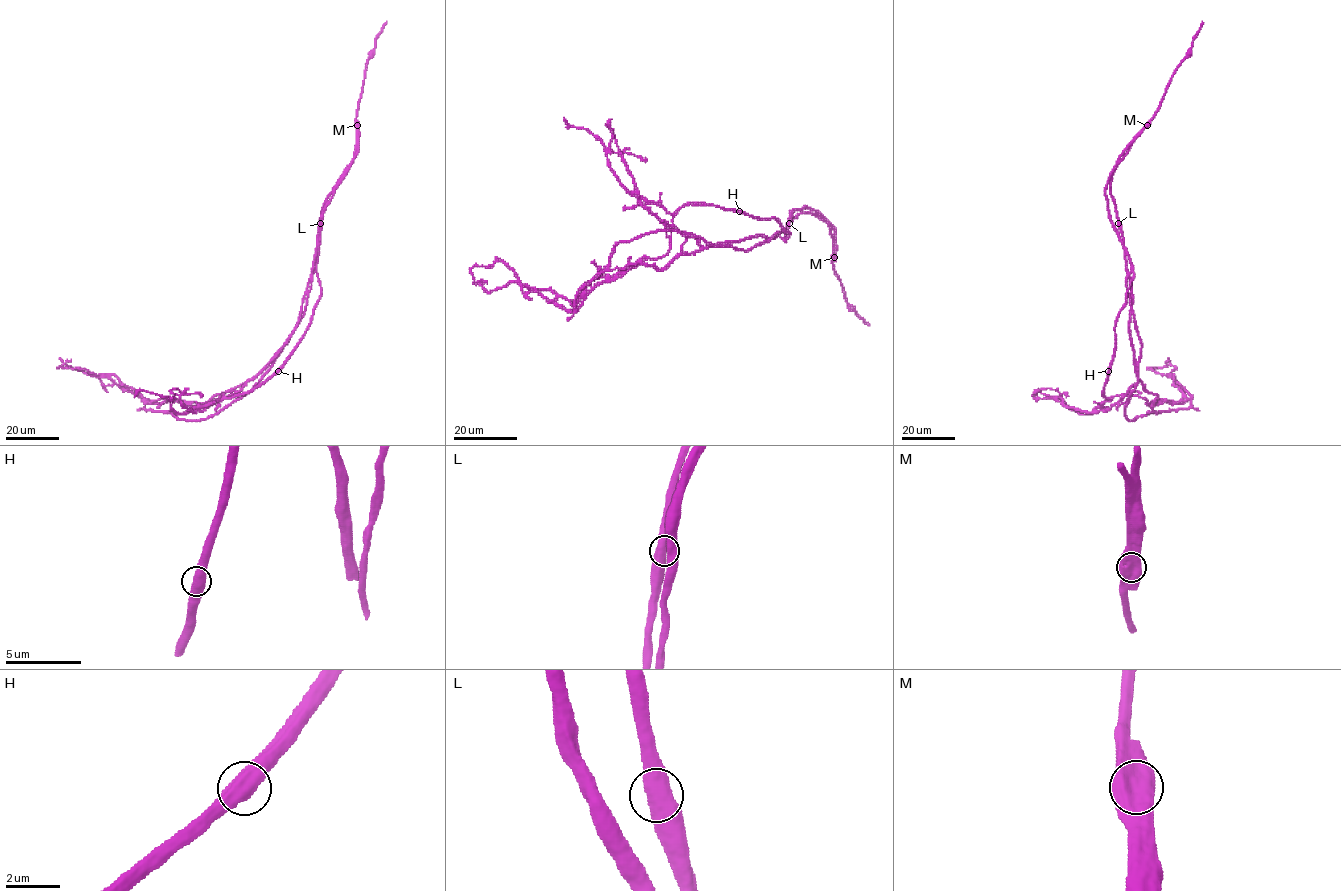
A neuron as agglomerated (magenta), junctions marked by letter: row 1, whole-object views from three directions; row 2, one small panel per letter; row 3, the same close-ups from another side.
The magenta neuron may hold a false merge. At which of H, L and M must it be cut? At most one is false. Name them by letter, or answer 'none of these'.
M

